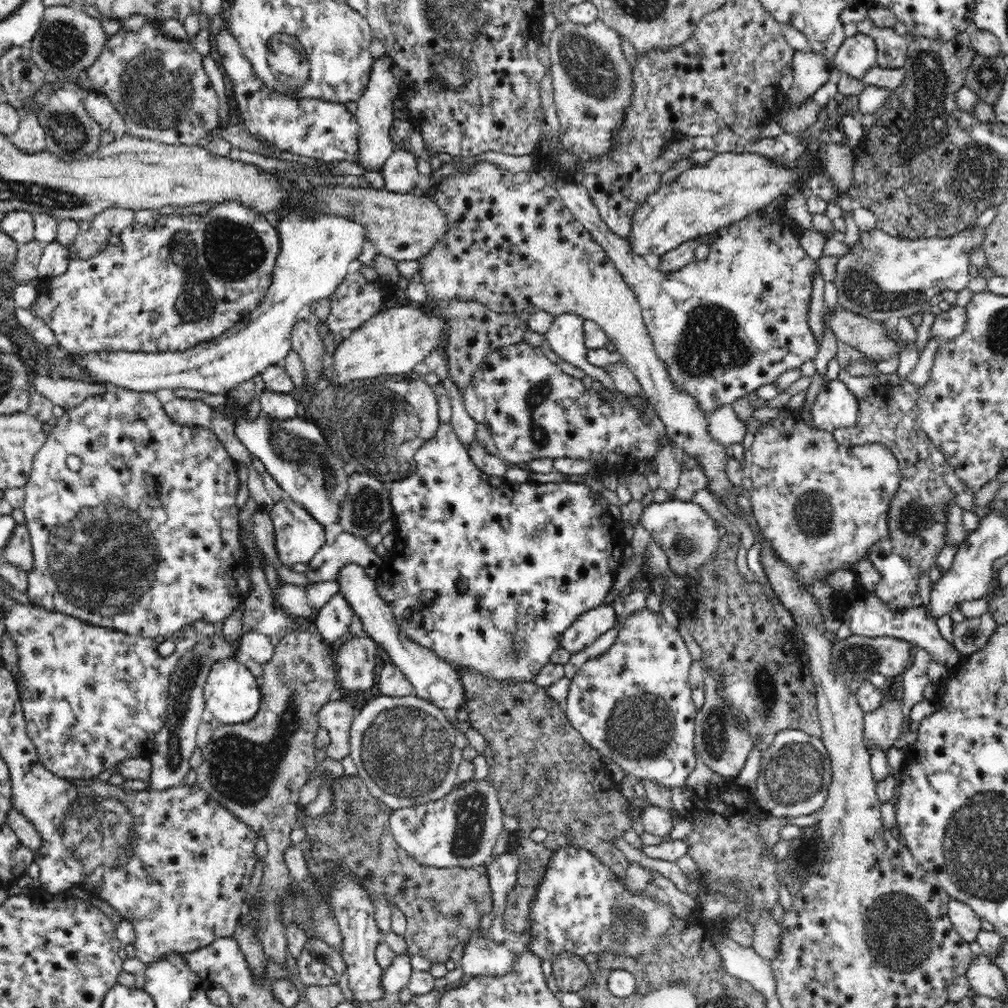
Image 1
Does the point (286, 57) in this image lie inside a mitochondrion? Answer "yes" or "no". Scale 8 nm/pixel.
yes

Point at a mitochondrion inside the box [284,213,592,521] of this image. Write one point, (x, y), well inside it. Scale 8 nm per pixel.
(394, 421)

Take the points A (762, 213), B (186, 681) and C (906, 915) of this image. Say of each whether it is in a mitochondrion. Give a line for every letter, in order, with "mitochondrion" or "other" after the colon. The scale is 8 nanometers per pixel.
A: other
B: mitochondrion
C: mitochondrion

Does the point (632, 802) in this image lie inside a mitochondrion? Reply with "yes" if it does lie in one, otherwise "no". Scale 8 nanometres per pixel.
no

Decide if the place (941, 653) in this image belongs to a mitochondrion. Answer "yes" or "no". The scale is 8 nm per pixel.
no

